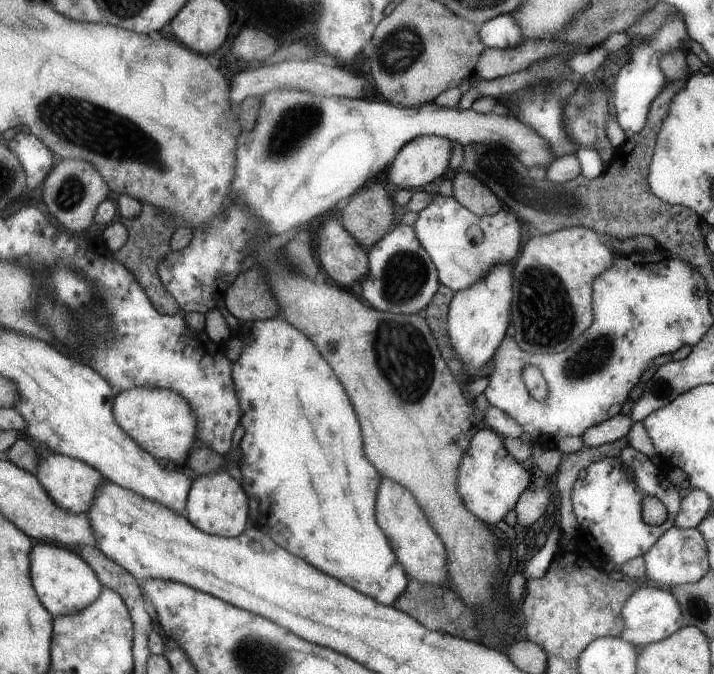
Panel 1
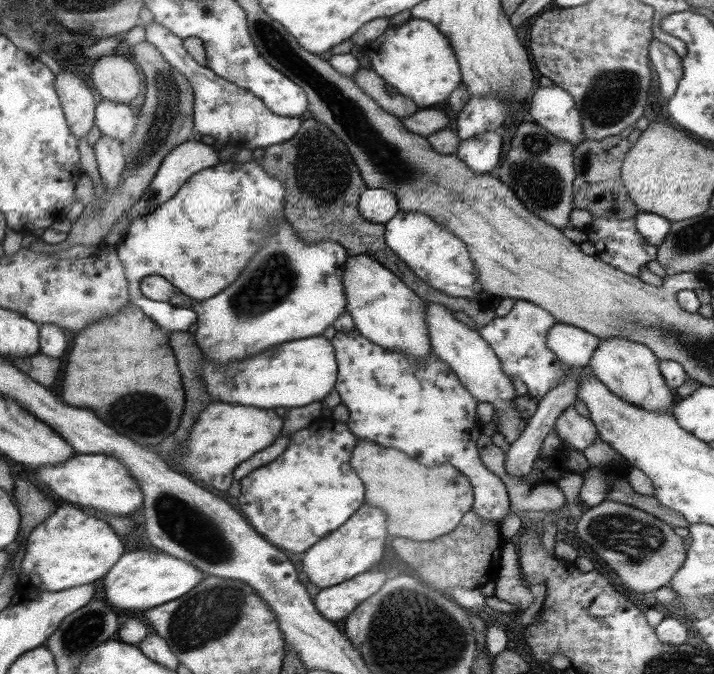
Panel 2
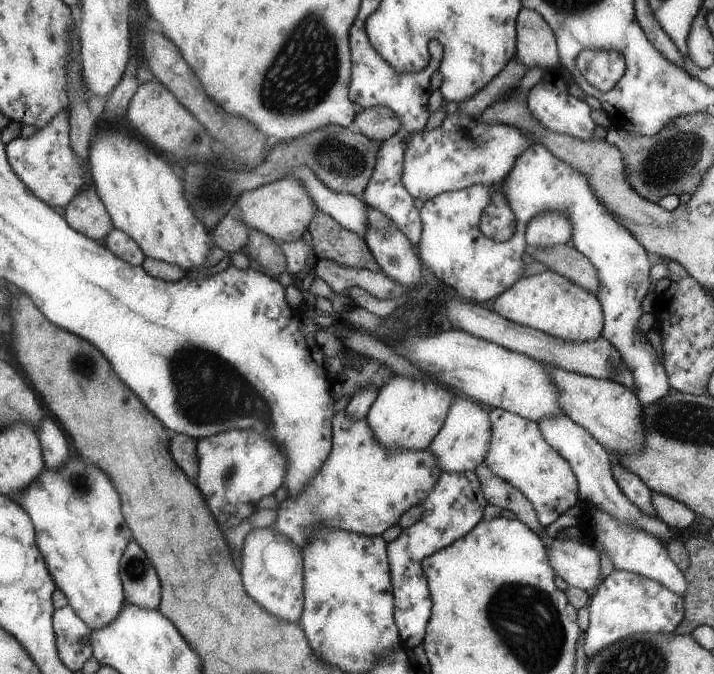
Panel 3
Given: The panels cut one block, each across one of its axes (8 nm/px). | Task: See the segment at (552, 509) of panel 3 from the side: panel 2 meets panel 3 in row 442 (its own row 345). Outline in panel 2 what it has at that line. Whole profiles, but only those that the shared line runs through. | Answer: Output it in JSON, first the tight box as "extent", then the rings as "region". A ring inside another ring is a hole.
{"extent":[477,300,563,404],"region":[[[515,300],[511,312],[503,318],[495,318],[487,326],[481,326],[477,332],[479,336],[491,346],[491,350],[497,354],[501,372],[511,380],[517,378],[527,386],[527,394],[539,404],[543,396],[563,380],[563,368],[561,360],[555,356],[555,352],[547,346],[547,332],[557,324],[555,316],[551,316],[547,310],[539,308],[533,302],[527,300]]]}

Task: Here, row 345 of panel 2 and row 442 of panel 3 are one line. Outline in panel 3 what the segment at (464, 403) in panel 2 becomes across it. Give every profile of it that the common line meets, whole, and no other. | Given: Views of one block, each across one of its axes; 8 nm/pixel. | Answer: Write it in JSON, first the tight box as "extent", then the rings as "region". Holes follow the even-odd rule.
{"extent":[265,412,441,550],"region":[[[337,412],[331,430],[333,446],[323,466],[297,496],[289,496],[279,504],[273,524],[265,528],[285,536],[299,550],[303,550],[319,530],[339,530],[369,538],[381,536],[389,526],[399,522],[405,510],[425,500],[441,474],[429,450],[391,454],[391,450],[381,448],[365,418],[351,422],[345,412]]]}

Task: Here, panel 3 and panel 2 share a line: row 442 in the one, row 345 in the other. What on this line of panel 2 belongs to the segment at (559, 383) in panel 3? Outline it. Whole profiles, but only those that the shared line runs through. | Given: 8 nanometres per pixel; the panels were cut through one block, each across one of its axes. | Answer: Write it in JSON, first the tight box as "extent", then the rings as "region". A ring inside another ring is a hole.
{"extent":[587,338,677,414],"region":[[[623,338],[601,340],[599,348],[595,350],[587,366],[591,368],[591,374],[601,384],[605,384],[611,394],[619,396],[623,402],[639,406],[647,412],[671,412],[673,414],[677,398],[673,390],[669,390],[669,386],[665,384],[659,372],[659,358],[645,344],[635,344]]]}

